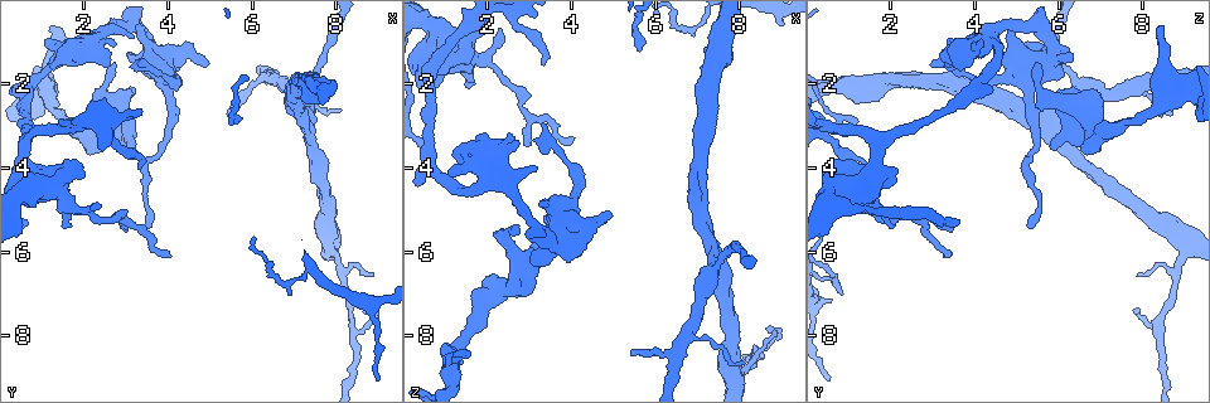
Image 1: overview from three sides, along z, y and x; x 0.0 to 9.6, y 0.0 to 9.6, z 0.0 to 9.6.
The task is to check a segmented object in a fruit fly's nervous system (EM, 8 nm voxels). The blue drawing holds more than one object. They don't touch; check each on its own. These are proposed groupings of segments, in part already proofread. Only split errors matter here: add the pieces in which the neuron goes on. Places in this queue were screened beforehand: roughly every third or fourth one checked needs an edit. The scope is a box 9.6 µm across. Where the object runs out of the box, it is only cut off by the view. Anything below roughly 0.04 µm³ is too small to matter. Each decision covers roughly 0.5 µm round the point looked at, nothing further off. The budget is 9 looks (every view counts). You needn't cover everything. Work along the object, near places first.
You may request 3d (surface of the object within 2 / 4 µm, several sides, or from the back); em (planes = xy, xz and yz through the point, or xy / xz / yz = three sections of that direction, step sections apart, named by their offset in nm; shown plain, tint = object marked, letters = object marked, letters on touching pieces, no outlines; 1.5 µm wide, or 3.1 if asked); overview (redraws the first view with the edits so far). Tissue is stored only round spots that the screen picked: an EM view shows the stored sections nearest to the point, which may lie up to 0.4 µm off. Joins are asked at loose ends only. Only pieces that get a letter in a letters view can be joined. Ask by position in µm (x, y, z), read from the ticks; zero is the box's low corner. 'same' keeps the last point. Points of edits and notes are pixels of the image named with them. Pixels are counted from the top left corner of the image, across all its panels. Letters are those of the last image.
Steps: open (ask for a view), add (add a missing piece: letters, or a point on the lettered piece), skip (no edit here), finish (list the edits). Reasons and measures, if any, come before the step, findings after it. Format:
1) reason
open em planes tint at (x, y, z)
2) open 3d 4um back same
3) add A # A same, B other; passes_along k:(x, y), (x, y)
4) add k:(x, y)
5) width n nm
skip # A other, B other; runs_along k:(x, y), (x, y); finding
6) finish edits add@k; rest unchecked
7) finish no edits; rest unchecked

free end
open em planes letters at (1.20, 0.65, 8.50)

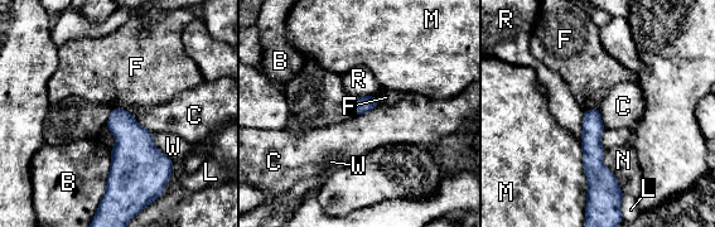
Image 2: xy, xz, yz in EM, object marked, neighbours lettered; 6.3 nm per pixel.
width 110 nm; longest_contact M 400 nm
skip # B other, C other, F other, L other, M other, N other, R other, W other; no lettered piece goes on from it

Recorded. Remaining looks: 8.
free end
open 3d 4um at (2.75, 1.50, 5.45)

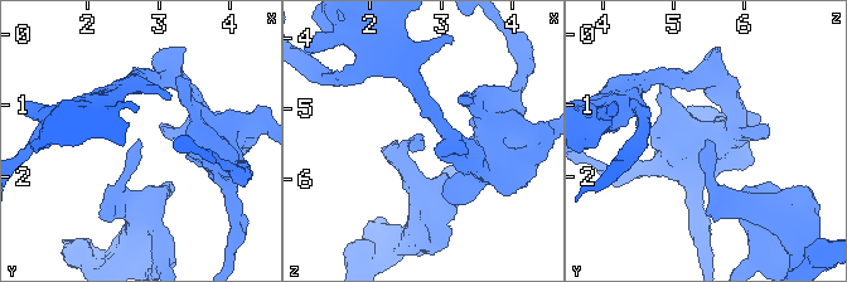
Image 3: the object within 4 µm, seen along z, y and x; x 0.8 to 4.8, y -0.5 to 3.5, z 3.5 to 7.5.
open em planes letters at (2.75, 1.55, 5.45)

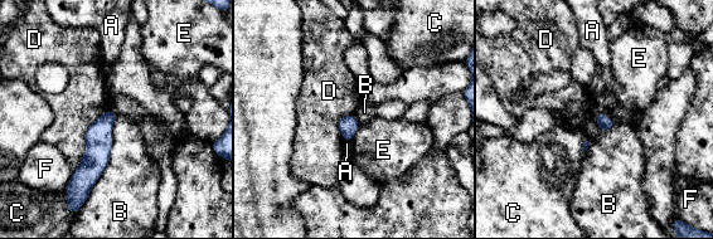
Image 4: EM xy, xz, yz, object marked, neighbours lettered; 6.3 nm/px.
skip # A other, B other, C other, D other, E other, F other; runs_along 4:(108, 113), (86, 175), (86, 189); no lettered piece goes on from it

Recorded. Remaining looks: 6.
an open end
open em xz step 8 letters at (1.15, 0.95, 4.10)

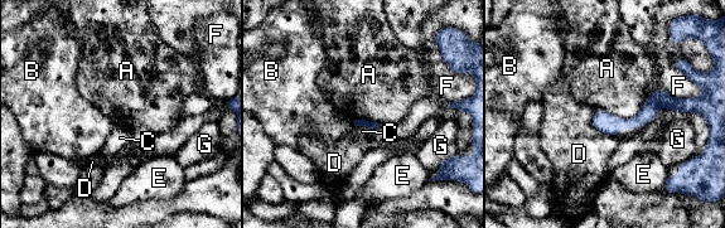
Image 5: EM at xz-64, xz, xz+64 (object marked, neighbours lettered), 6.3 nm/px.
skip # A other, B other, C other, D other, E other, F other, G other; none of them fits

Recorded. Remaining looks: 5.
long arm stops here
open 3d 2um back at (3.55, 5.45, 5.30)

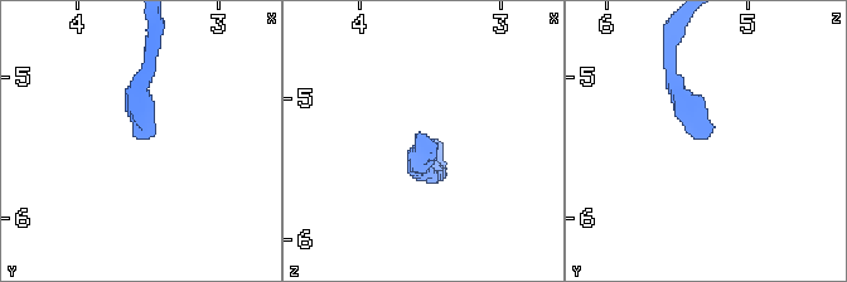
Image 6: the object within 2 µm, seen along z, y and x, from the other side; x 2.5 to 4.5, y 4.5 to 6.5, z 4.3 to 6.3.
open em planes plain at (3.60, 5.40, 5.28)

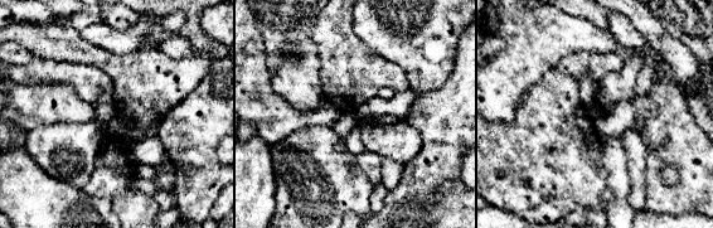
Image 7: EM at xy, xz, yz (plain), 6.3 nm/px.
open em planes letters same

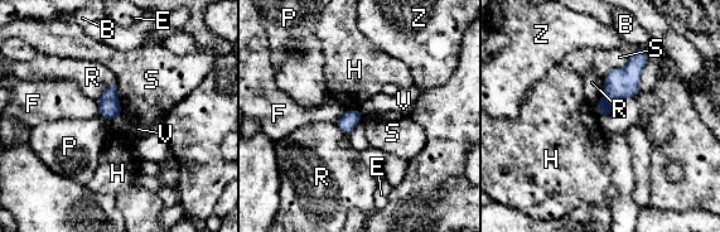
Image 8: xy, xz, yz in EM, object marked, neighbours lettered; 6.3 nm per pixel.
skip # B other, E other, F other, H other, P other, R other, S other, V other, Z other; border 8:(357, 110), (362, 115); none of them fits

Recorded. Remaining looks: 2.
finish no edits; rest unchecked

